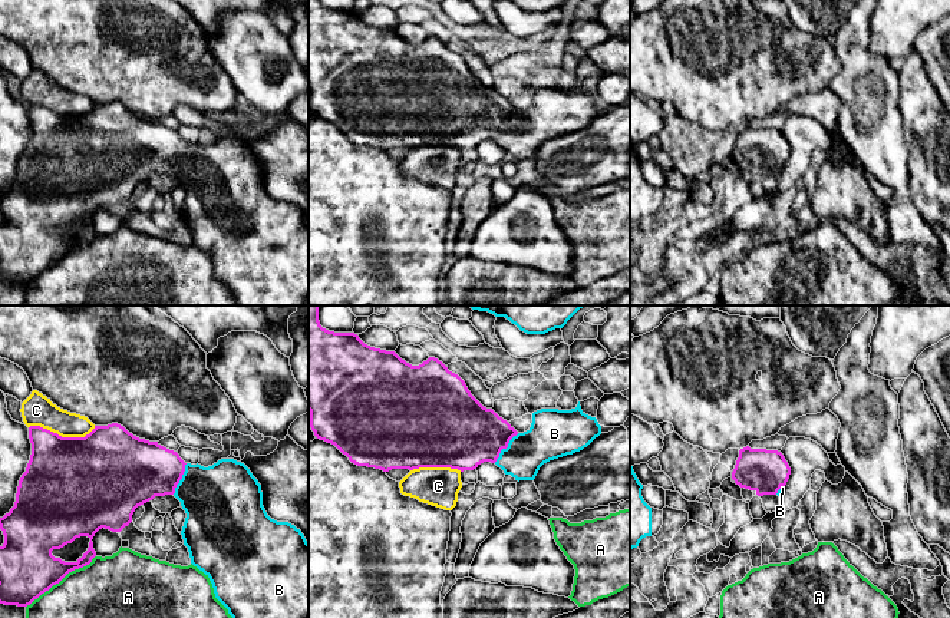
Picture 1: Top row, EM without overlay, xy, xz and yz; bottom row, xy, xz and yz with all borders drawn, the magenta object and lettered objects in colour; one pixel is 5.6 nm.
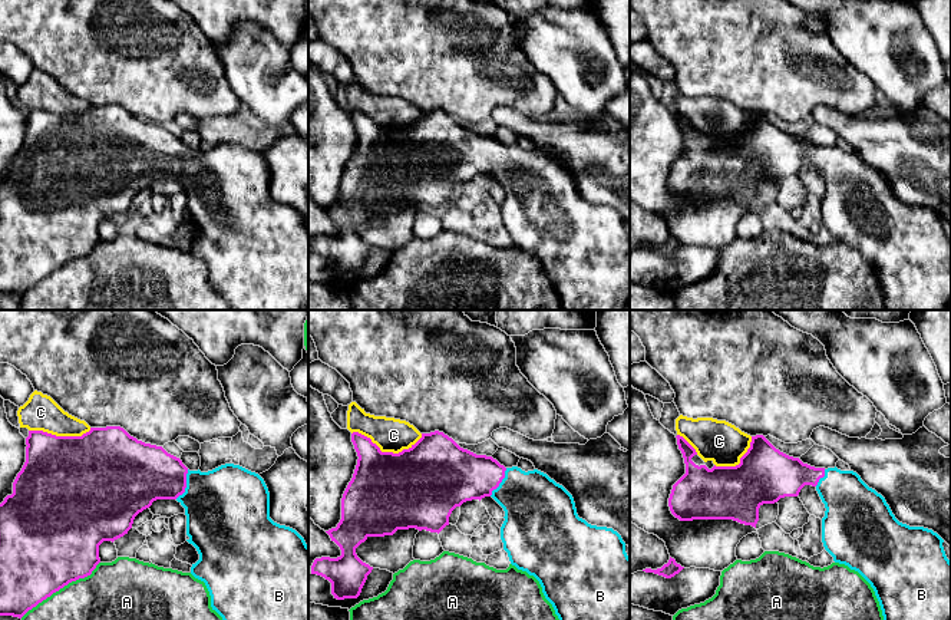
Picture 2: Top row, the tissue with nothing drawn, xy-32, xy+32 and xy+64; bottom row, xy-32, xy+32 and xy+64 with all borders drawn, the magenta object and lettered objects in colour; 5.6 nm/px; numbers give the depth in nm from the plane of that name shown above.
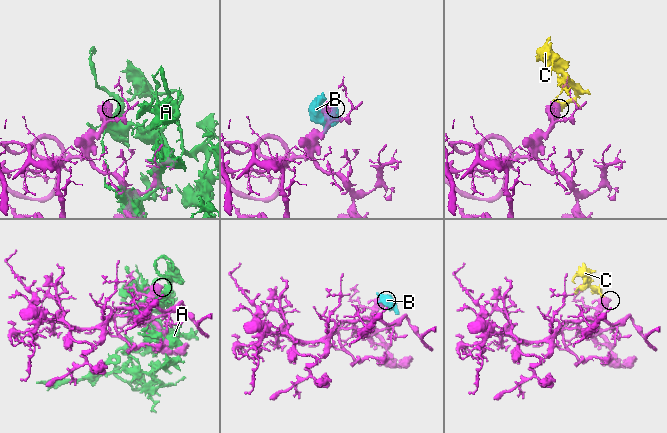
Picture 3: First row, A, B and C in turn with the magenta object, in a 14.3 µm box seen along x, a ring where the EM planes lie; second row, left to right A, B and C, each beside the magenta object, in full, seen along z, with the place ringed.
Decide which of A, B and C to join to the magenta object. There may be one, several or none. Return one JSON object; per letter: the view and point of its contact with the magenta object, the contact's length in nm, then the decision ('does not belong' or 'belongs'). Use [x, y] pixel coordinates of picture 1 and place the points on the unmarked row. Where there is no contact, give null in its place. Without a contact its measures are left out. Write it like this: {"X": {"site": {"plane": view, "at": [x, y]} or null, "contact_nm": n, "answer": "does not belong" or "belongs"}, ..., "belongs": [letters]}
{"A": {"site": {"plane": "xy", "at": [60, 258]}, "contact_nm": 480, "answer": "does not belong"}, "B": {"site": {"plane": "xz", "at": [505, 126]}, "contact_nm": 220, "answer": "belongs"}, "C": {"site": {"plane": "xy", "at": [60, 115]}, "contact_nm": 380, "answer": "does not belong"}, "belongs": ["B"]}

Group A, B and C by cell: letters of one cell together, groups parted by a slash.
A C / B

